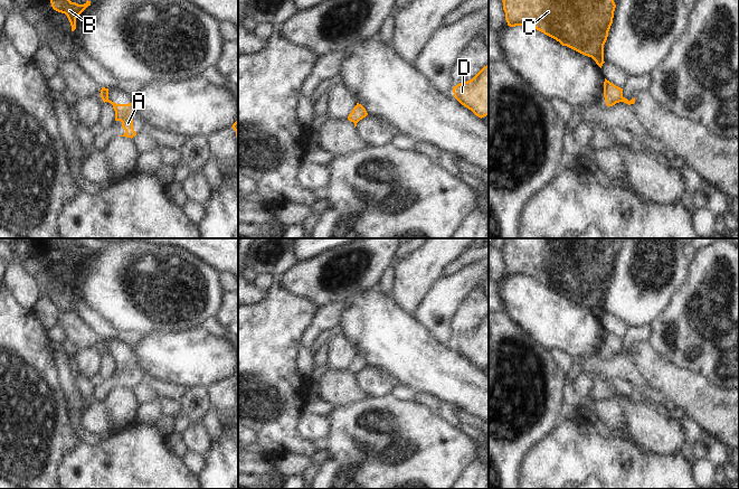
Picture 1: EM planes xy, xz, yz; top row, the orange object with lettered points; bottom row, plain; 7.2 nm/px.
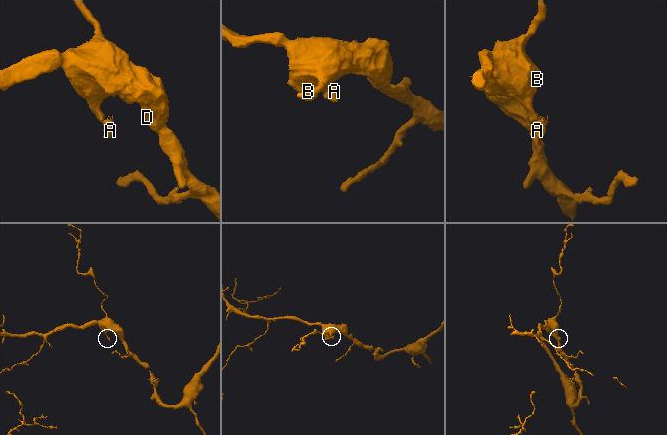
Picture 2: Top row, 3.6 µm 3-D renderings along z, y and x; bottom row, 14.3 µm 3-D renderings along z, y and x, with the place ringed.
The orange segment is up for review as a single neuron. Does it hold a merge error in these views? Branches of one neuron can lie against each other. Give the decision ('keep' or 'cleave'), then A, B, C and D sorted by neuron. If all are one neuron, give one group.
cleave | A / B C D

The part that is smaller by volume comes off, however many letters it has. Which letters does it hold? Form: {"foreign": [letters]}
{"foreign": ["A"]}

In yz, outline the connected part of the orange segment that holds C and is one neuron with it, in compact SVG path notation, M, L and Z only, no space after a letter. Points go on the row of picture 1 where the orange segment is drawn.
M502 0L508 26L529 26L556 39L585 56L591 57L601 68L604 62L604 45L613 23L616 4L614 0Z

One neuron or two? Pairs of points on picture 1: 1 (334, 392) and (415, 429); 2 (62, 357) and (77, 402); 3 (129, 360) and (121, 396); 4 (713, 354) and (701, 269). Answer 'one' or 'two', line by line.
1: two
2: one
3: two
4: one

